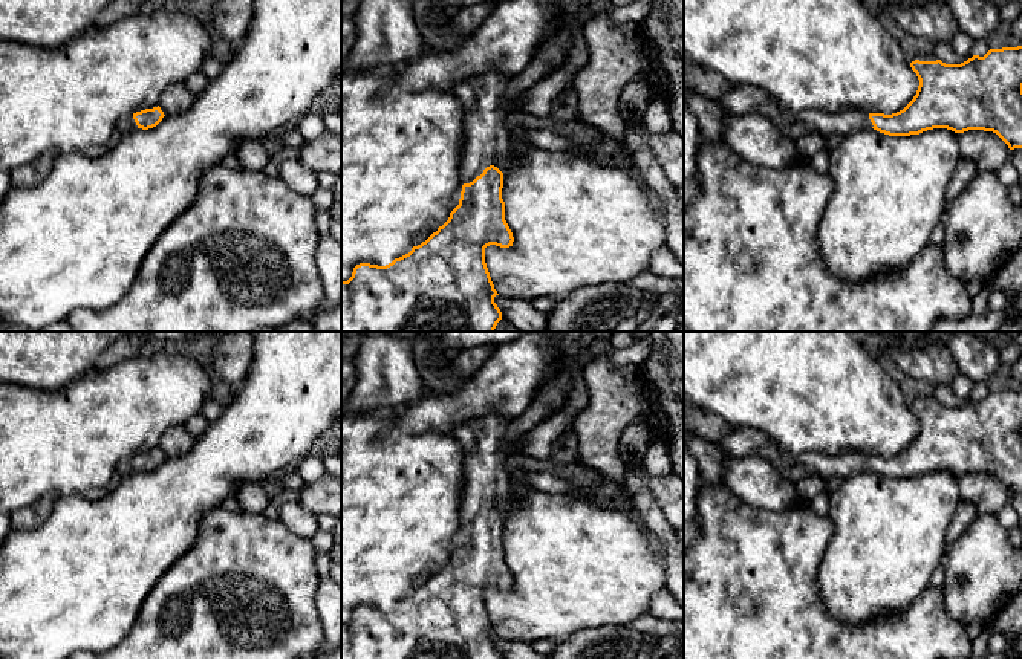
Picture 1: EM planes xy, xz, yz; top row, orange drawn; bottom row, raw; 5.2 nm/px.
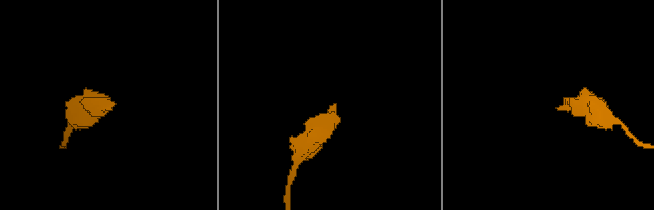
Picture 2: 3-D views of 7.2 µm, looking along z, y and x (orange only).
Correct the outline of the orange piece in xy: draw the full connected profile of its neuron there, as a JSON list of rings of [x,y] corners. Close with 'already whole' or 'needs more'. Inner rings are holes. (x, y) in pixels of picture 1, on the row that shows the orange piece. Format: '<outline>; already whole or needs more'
[[[158,106],[158,107],[145,109],[130,116],[122,118],[118,127],[124,133],[129,130],[135,130],[136,127],[142,130],[148,130],[148,128],[156,127],[162,121],[164,116],[165,116],[164,112]]]; needs more

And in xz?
[[[488,70],[454,84],[453,93],[465,109],[465,147],[461,161],[465,183],[459,205],[436,232],[413,246],[408,254],[386,266],[360,263],[353,268],[352,277],[341,281],[341,332],[494,332],[502,312],[494,303],[499,294],[485,263],[485,248],[490,245],[509,248],[514,242],[505,220],[503,173],[497,168],[513,151],[511,131],[505,125],[508,112],[502,107],[508,81],[508,75]]]; needs more

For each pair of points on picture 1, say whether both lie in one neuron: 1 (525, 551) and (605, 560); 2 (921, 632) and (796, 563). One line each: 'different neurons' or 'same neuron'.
1: same neuron
2: same neuron

